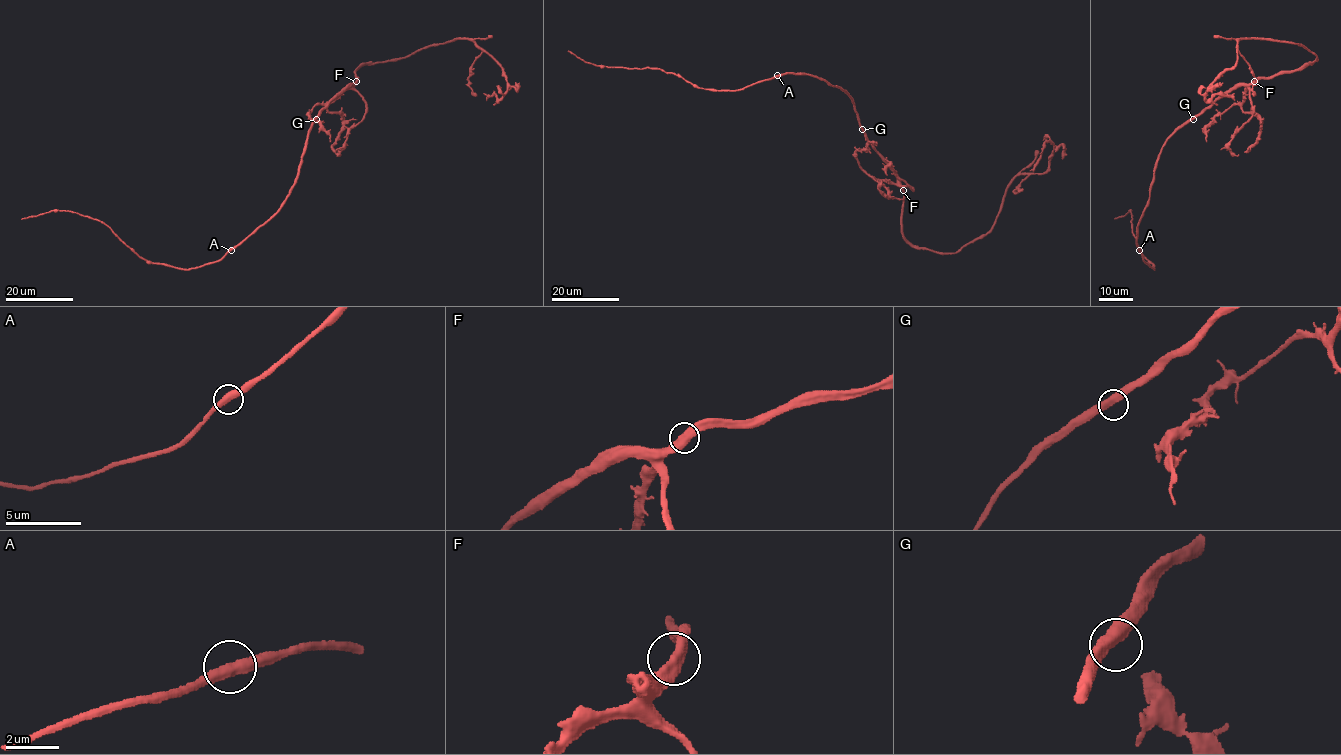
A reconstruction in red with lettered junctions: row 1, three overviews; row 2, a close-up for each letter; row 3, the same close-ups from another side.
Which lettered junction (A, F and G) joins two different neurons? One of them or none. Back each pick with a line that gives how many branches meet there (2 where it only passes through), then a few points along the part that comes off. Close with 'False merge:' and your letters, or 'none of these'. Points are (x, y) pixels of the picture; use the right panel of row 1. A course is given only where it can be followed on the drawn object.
F: Branches: 2. Course of the part to remove: (1254, 81), (1296, 70), (1310, 61)
False merge: F

